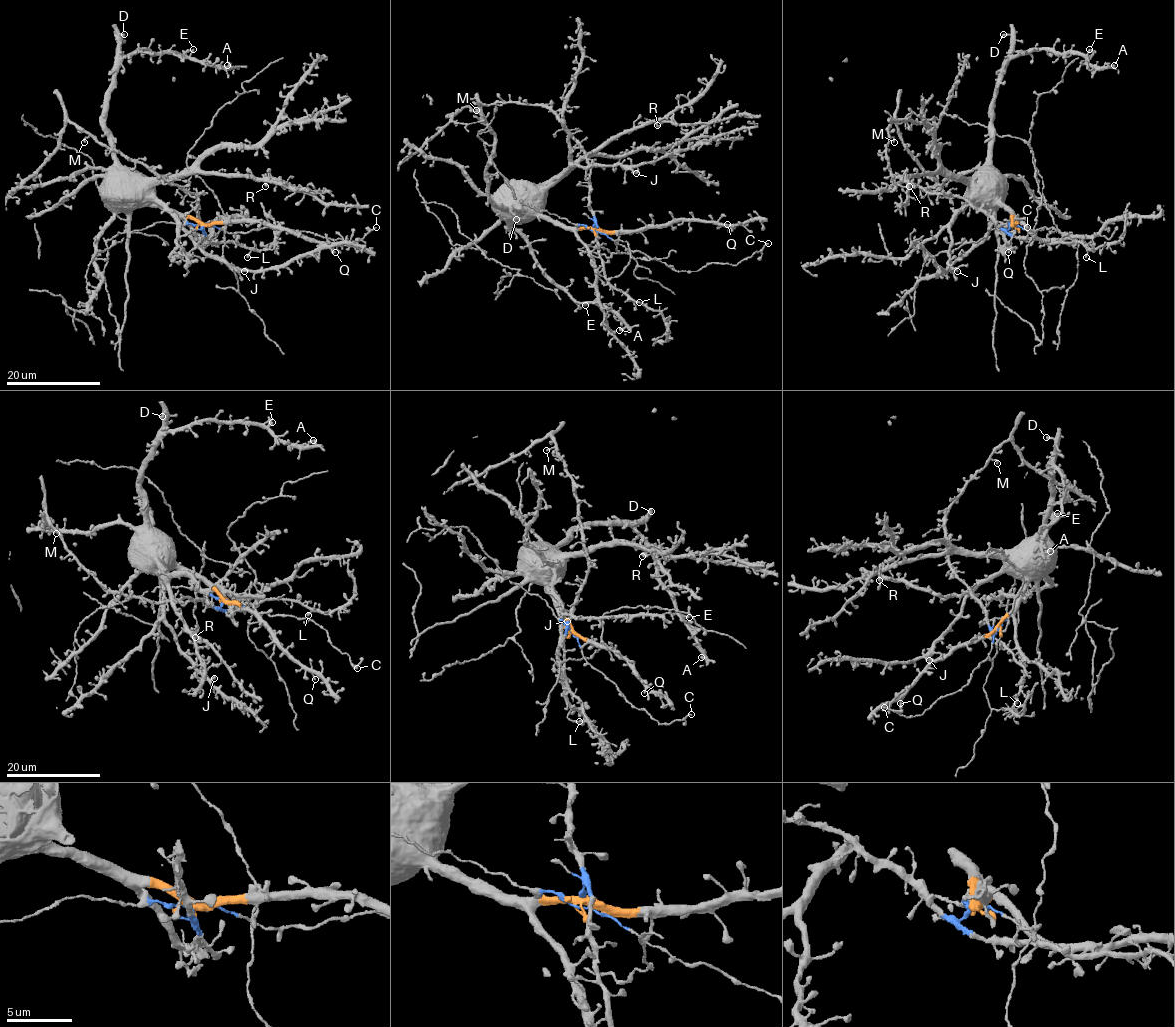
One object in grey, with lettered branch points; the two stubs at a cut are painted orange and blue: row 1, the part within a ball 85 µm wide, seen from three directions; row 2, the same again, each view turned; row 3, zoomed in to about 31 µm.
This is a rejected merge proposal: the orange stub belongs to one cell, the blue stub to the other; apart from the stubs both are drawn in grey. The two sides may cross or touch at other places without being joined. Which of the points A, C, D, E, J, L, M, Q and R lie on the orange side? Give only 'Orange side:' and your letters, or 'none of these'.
Orange side: A, D, E, J, Q, R

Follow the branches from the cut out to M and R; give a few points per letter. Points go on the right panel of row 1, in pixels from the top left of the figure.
M: (1015, 224), (1002, 229), (962, 198), (927, 194), (907, 184), (892, 172), (888, 163), (888, 137), (894, 141)
R: (1013, 224), (1012, 216), (987, 191), (975, 191), (964, 179), (941, 172), (923, 172), (906, 178), (909, 186)

